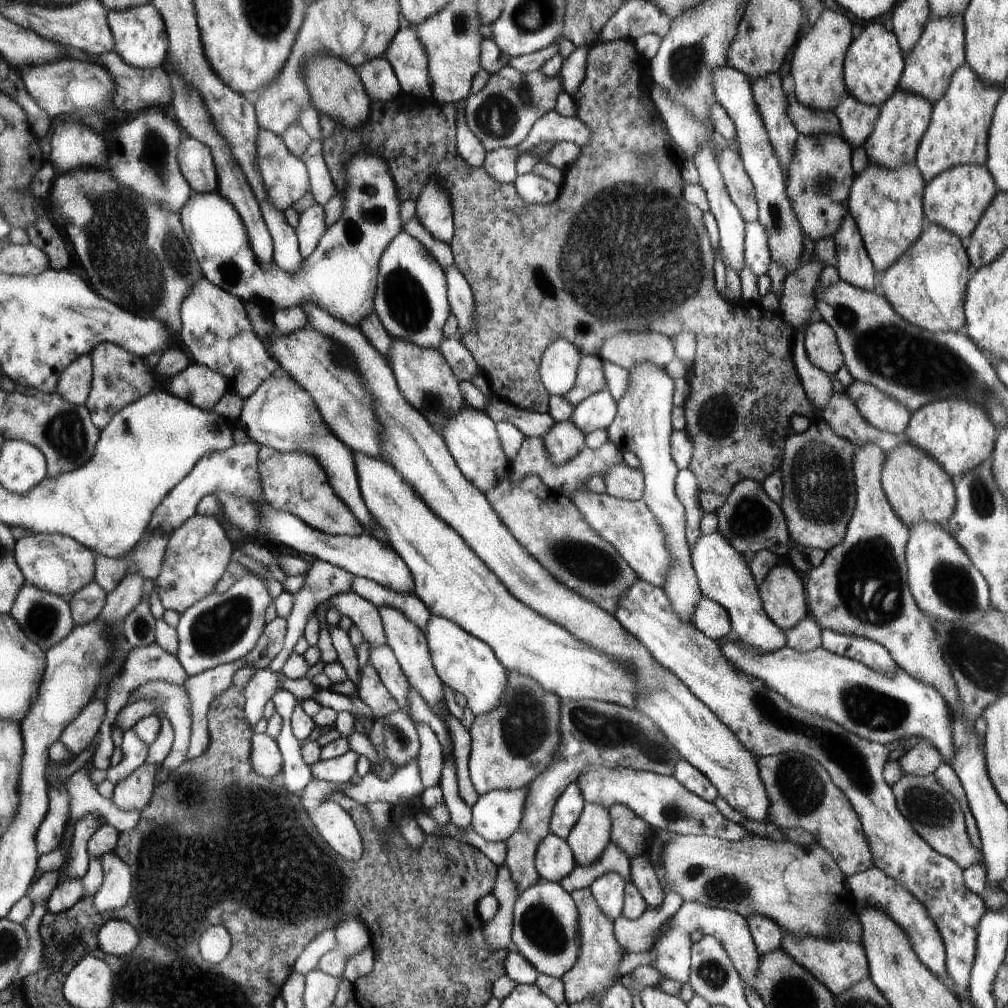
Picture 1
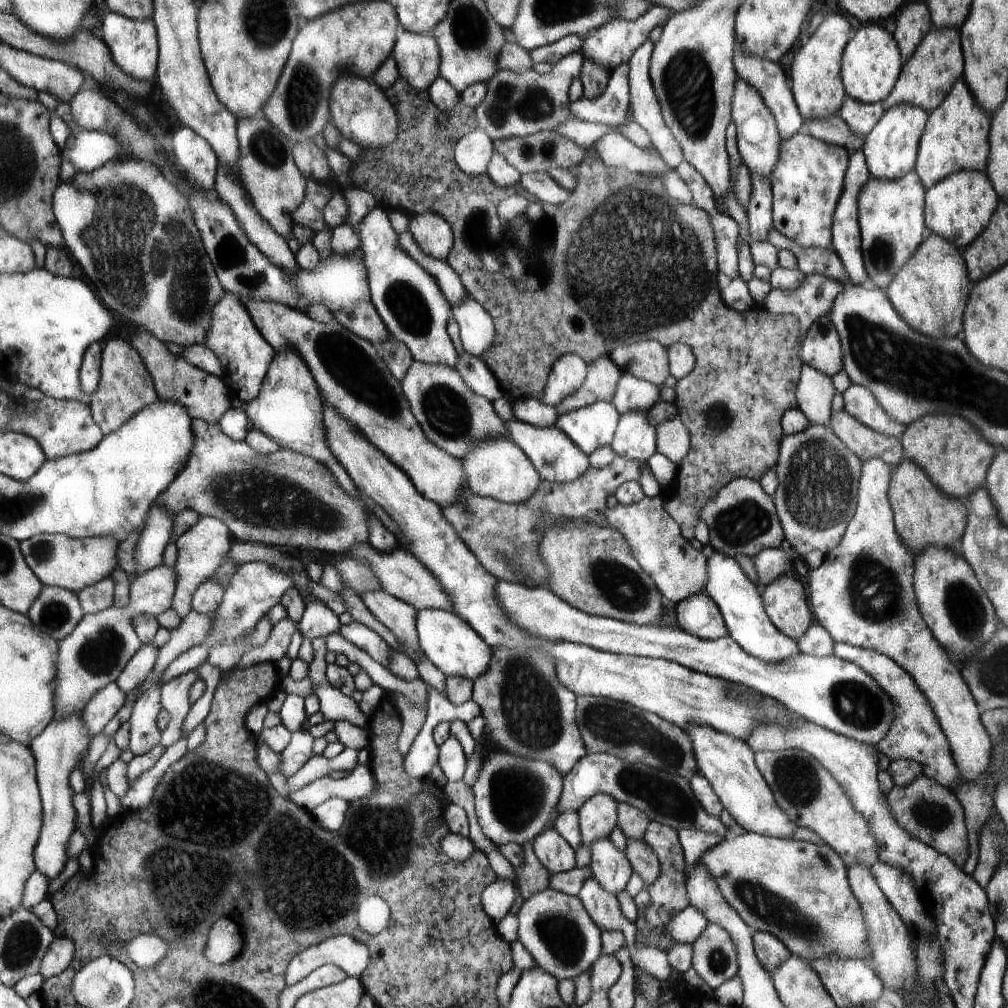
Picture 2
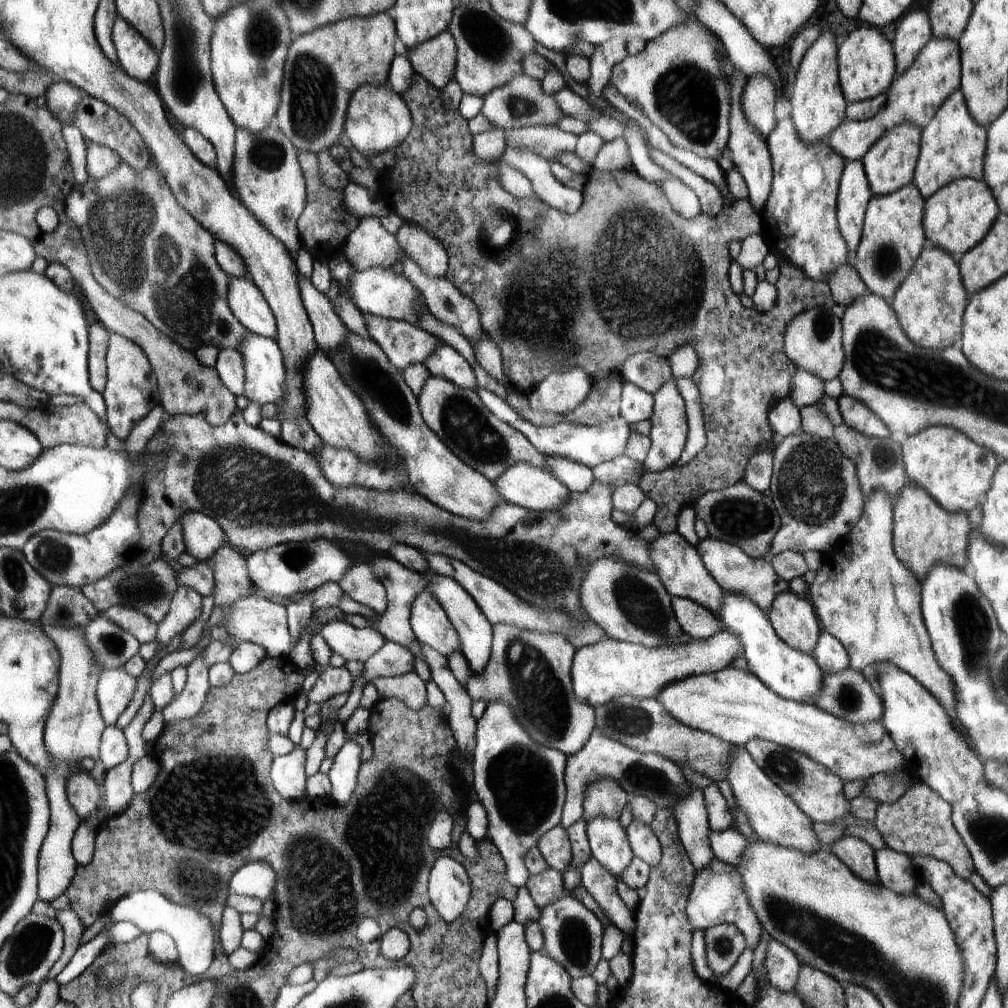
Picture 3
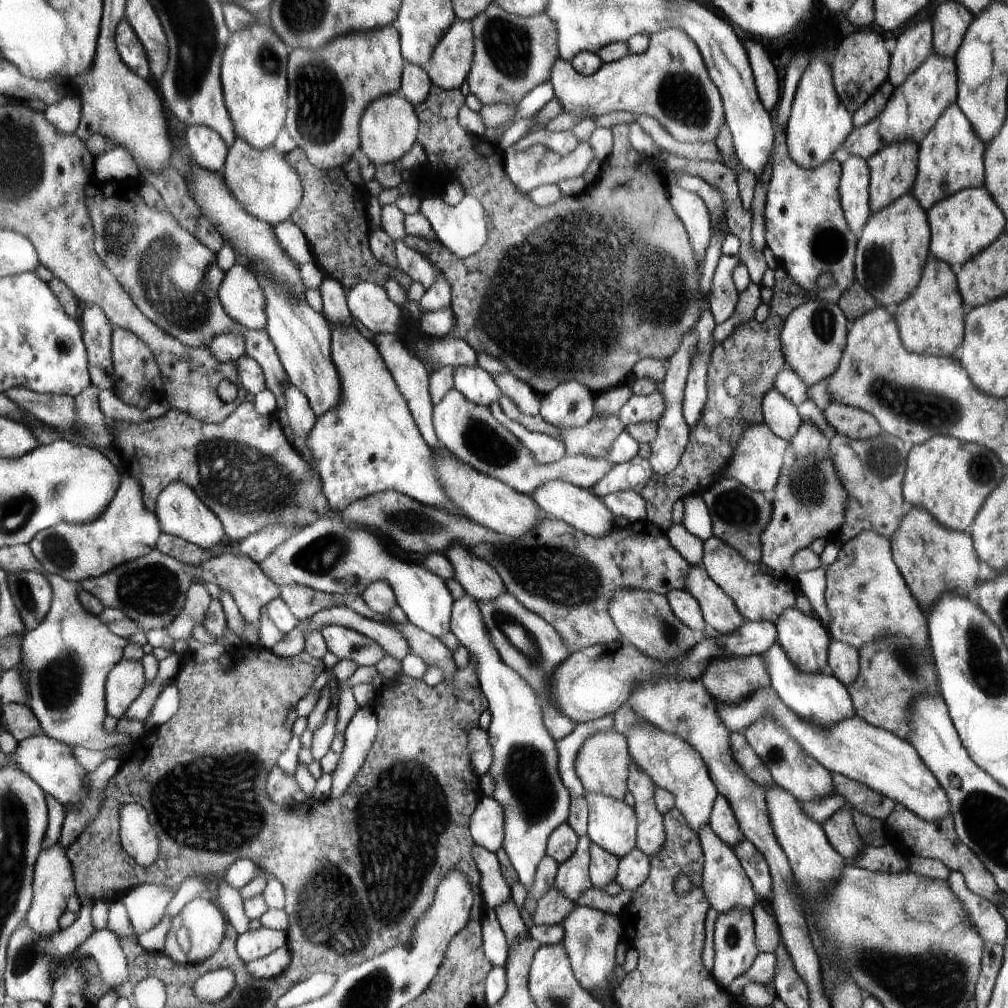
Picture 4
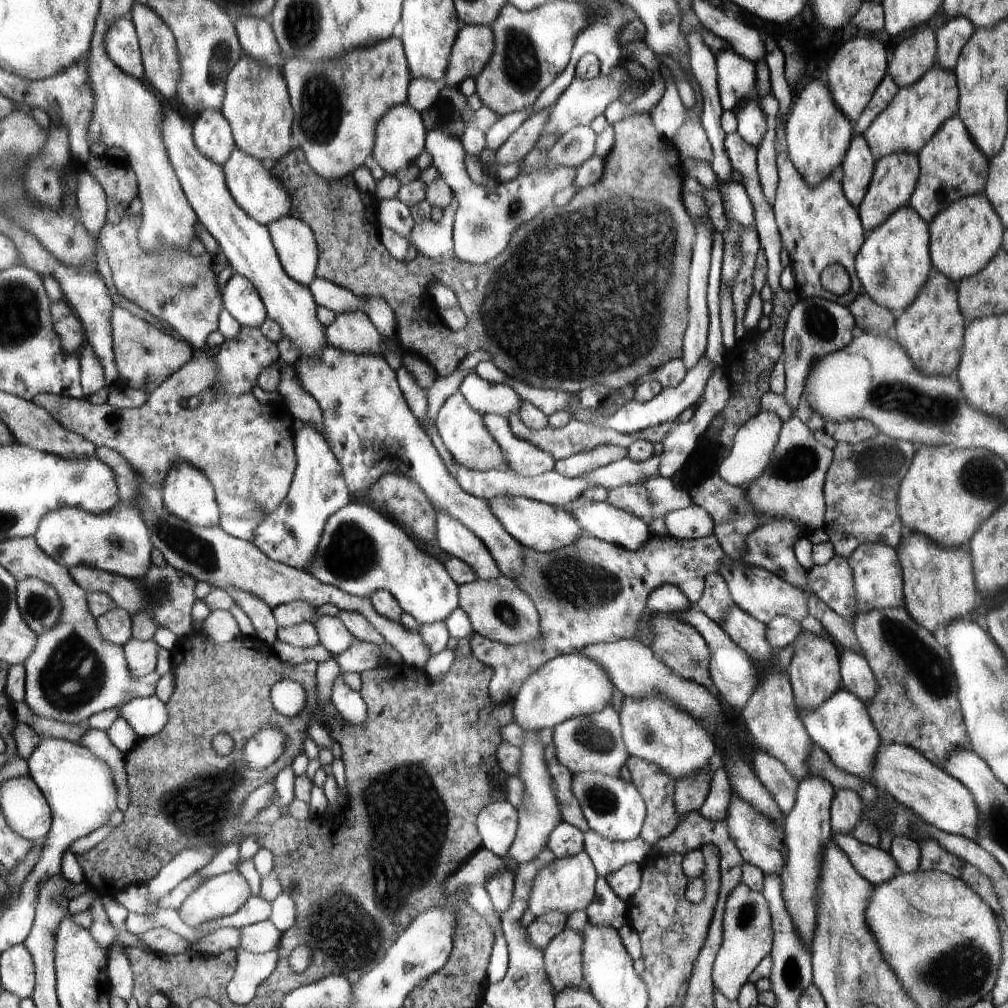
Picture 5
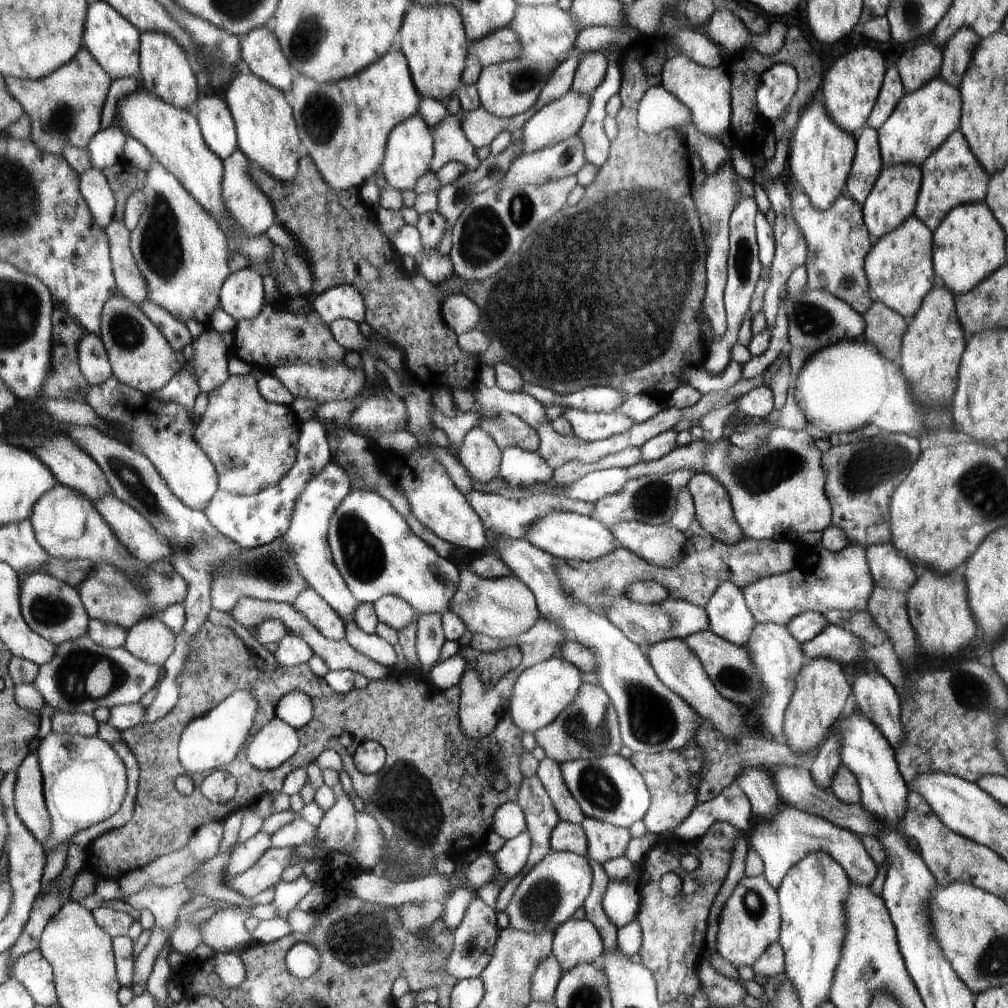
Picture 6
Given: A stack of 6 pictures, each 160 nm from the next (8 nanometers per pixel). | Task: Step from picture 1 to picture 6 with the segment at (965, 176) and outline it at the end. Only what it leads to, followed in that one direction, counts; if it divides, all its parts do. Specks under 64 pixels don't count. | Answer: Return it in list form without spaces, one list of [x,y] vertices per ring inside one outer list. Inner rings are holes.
[[[985,201],[960,204],[949,213],[941,224],[934,230],[934,272],[937,273],[941,284],[952,293],[962,295],[969,292],[976,284],[982,283],[994,270],[1007,265],[1005,256],[1006,234],[996,221]]]

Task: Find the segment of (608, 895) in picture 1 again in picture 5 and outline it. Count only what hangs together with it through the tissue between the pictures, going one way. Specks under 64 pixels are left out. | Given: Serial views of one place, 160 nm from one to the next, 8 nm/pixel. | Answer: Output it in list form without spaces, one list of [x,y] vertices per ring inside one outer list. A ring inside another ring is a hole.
[[[586,771],[573,775],[574,796],[581,803],[589,828],[612,842],[629,842],[641,834],[648,814],[648,805],[636,784],[619,776]]]

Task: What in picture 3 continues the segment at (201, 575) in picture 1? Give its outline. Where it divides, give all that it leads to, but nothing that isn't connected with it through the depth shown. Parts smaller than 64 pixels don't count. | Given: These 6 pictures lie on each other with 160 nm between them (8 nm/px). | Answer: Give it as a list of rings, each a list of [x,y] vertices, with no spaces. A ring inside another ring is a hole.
[[[186,511],[179,521],[186,552],[200,562],[206,562],[206,558],[216,554],[216,548],[227,542],[218,521],[203,512]],[[186,586],[178,587],[173,594],[168,614],[157,625],[155,640],[158,643],[158,652],[166,648],[174,636],[182,634],[200,616],[200,612],[202,612],[202,598],[197,589]]]

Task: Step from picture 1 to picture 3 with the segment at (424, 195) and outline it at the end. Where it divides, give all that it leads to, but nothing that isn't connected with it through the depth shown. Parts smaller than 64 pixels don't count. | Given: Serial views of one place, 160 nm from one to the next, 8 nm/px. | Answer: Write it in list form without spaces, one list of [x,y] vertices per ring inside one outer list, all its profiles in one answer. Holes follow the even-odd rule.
[[[406,223],[394,234],[405,254],[432,278],[444,279],[447,273],[447,252],[422,227]]]

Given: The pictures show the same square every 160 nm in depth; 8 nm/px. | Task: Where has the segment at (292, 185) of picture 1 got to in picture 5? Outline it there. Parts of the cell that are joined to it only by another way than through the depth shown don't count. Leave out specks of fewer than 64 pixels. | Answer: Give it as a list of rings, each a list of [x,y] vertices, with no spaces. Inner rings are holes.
[[[240,149],[234,150],[228,162],[223,164],[223,168],[233,199],[260,224],[268,226],[271,222],[292,212],[292,200],[286,188],[262,166],[262,161],[257,157],[250,156],[249,153],[242,152]]]

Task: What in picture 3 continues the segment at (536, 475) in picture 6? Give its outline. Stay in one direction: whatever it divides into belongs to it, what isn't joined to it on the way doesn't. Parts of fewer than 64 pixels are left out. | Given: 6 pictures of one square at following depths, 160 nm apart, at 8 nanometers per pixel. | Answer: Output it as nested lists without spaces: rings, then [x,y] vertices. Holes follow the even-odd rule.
[[[478,387],[476,392],[478,396],[481,397],[482,404],[485,405],[490,412],[493,412],[494,416],[505,421],[505,423],[509,424],[512,428],[518,429],[518,432],[524,434],[524,436],[538,448],[538,451],[547,457],[564,457],[565,459],[593,469],[597,464],[622,456],[626,450],[629,436],[631,435],[628,423],[621,416],[608,419],[606,422],[597,425],[581,425],[580,423],[564,421],[556,426],[539,427],[522,418],[496,393],[487,391],[482,387]]]

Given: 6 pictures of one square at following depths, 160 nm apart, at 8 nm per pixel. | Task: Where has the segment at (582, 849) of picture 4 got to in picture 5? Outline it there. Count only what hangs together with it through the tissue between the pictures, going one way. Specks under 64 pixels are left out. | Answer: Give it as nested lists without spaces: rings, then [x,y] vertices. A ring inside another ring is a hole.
[[[585,850],[576,856],[555,858],[533,878],[527,908],[536,918],[547,912],[558,911],[571,915],[576,911],[586,911],[596,894],[597,877],[596,869]]]

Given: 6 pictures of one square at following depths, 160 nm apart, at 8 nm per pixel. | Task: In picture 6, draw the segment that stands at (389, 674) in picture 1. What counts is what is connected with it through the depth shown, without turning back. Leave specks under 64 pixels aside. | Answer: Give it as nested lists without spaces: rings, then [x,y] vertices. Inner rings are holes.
[[[310,587],[304,588],[294,600],[294,610],[302,614],[312,626],[320,630],[327,640],[344,640],[347,634],[340,614],[328,604],[324,597],[318,596]]]

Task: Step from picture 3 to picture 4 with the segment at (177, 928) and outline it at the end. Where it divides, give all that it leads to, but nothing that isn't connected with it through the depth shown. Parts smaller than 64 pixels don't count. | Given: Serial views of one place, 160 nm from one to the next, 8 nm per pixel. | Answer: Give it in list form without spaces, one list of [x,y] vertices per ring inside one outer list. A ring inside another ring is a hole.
[[[196,897],[188,902],[180,914],[182,925],[188,928],[192,946],[188,962],[196,964],[212,956],[223,941],[227,920],[211,899]]]

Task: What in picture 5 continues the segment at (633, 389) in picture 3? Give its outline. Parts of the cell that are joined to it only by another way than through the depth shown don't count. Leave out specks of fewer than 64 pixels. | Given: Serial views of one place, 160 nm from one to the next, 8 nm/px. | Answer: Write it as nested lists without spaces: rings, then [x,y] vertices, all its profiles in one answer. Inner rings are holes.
[[[706,356],[702,357],[691,369],[688,369],[685,379],[676,388],[663,388],[648,402],[638,402],[632,399],[624,406],[618,407],[611,415],[608,415],[602,424],[604,429],[612,429],[623,435],[640,432],[648,427],[655,427],[664,423],[676,421],[678,416],[690,406],[695,407],[696,403],[702,400],[704,388],[712,373],[715,364]]]

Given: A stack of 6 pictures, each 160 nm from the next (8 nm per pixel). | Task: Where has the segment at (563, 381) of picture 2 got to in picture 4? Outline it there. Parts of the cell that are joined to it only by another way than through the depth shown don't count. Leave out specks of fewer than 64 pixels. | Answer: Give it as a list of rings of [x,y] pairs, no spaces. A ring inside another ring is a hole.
[[[578,381],[559,384],[552,392],[539,396],[540,416],[555,427],[580,428],[594,416],[595,393]]]

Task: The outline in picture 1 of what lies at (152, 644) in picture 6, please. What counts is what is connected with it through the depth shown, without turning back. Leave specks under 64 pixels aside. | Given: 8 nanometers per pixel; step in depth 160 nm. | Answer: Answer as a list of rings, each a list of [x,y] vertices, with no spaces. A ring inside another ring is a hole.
[[[93,698],[63,731],[59,740],[71,750],[75,757],[82,753],[98,734],[105,719],[105,700]]]

